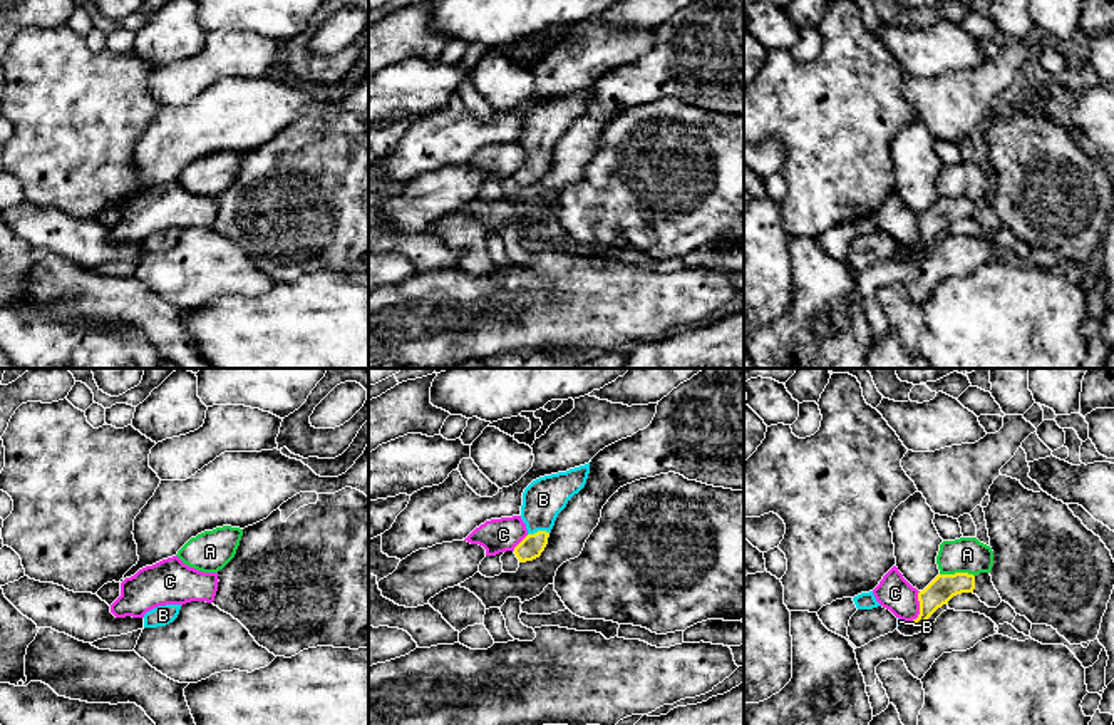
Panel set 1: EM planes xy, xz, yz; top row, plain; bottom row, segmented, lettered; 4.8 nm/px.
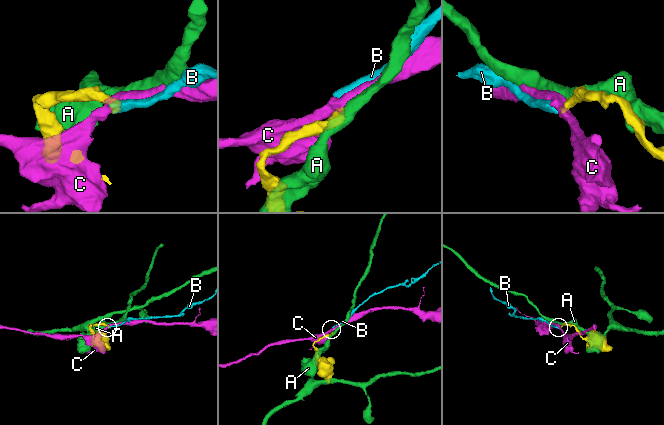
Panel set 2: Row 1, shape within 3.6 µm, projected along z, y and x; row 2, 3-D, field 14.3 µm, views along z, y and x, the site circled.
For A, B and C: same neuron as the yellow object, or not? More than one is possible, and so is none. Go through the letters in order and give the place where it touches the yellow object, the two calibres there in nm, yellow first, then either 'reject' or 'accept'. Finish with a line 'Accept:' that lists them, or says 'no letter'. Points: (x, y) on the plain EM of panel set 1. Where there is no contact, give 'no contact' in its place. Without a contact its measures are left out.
A: meets yellow in yz at (957, 198); 120 nm thick on the yellow side, 180 nm on the other; reject
B: meets yellow in xz at (538, 156); 110 nm thick on the yellow side, 200 nm on the other; accept
C: meets yellow in yz at (920, 233); 120 nm thick on the yellow side, 170 nm on the other; reject
Accept: B

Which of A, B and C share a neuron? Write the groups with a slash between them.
A / B / C

